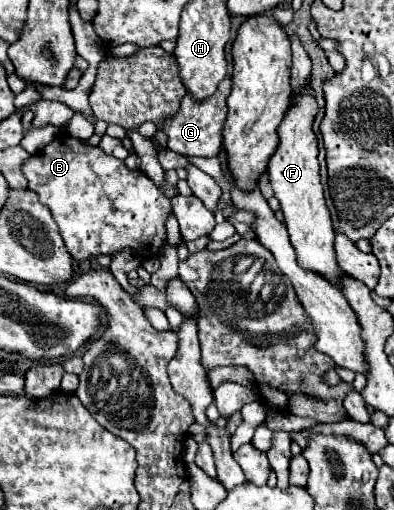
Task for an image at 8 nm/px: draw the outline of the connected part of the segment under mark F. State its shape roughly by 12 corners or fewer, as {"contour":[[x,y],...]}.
{"contour":[[313,90],[279,124],[269,182],[301,268],[339,288]]}

